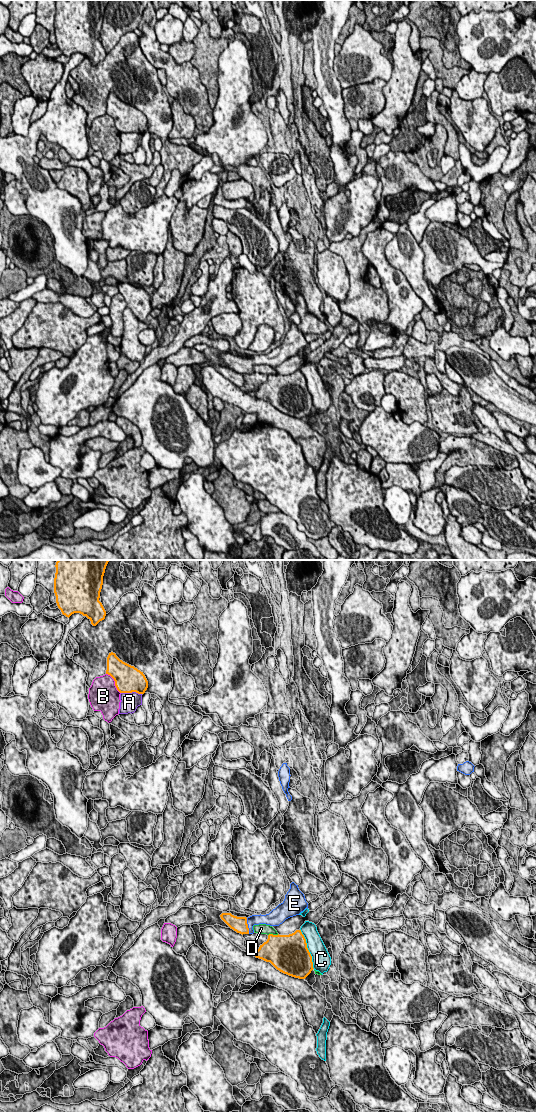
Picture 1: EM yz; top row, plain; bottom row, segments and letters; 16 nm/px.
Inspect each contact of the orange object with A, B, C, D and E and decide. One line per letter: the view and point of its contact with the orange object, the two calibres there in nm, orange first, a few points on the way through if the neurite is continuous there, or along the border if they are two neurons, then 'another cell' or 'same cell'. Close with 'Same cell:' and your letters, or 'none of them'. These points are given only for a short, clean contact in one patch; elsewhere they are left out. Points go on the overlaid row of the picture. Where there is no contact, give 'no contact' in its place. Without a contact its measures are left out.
A: meets orange in yz at (131, 692); 440 nm thick on the orange side, 280 nm on the other; another cell
B: meets orange in yz at (115, 683); 440 nm thick on the orange side, 460 nm on the other; another cell
C: meets orange in yz at (307, 949); 500 nm thick on the orange side, 280 nm on the other; another cell
D: meets orange in yz at (272, 934); 440 nm thick on the orange side, 160 nm on the other; another cell
E: meets orange in yz at (247, 926); 260 nm thick on the orange side, 160 nm on the other; same cell
Same cell: E

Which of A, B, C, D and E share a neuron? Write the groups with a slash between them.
A / B / C / D / E

